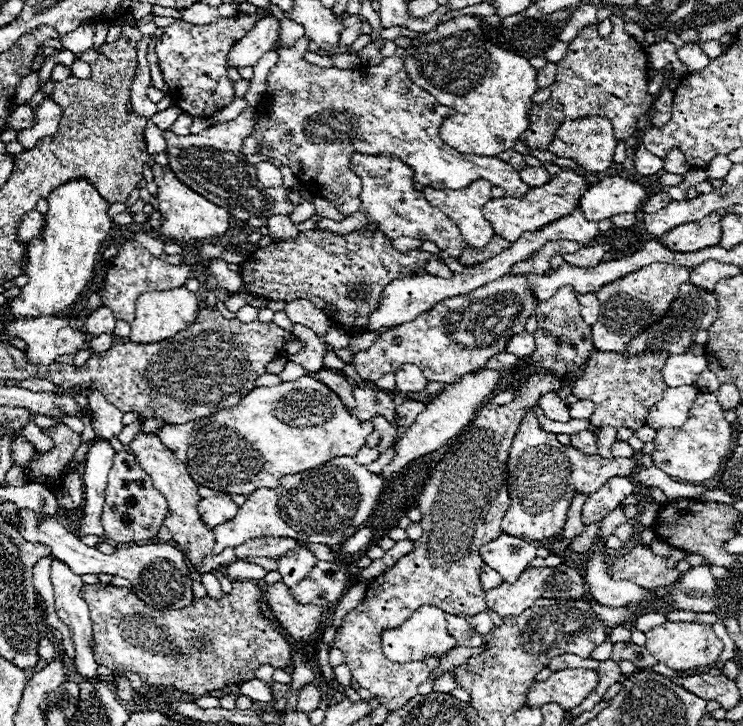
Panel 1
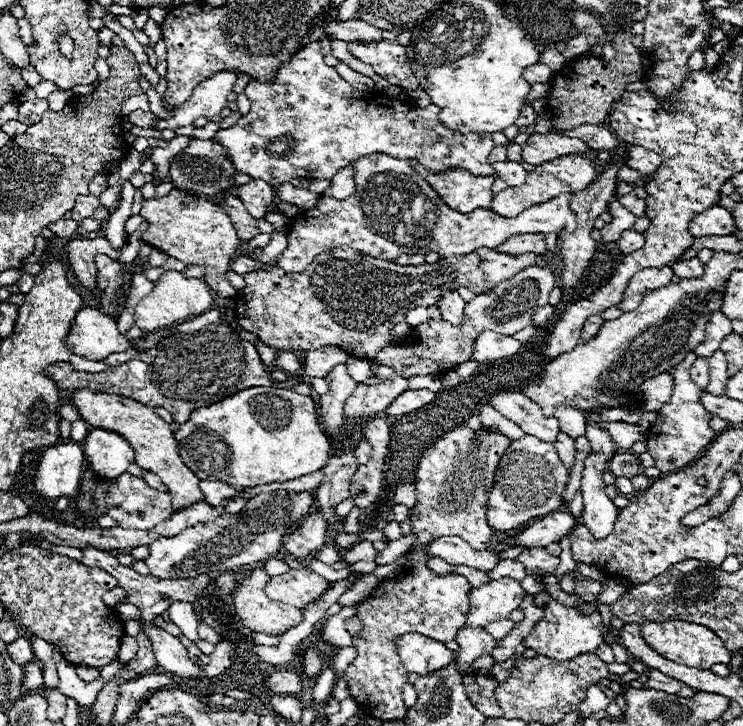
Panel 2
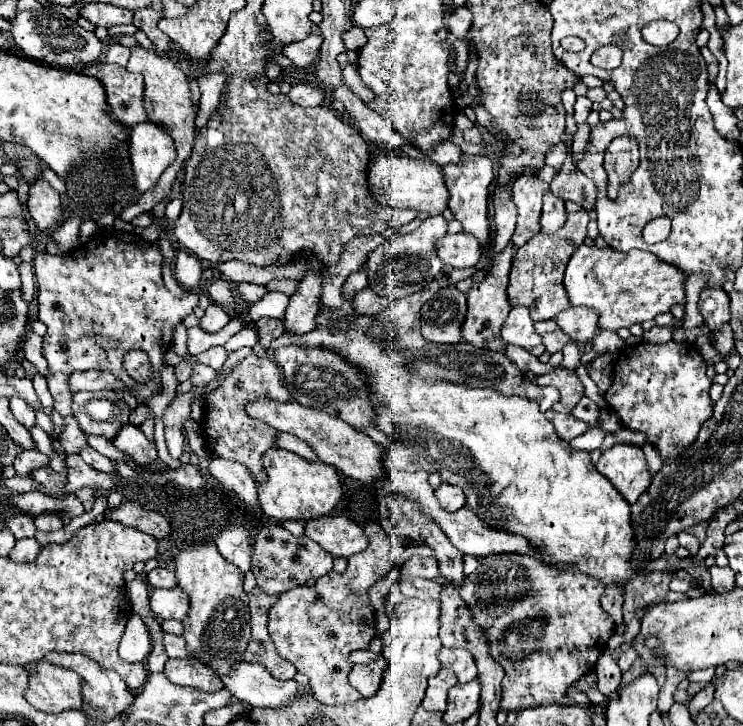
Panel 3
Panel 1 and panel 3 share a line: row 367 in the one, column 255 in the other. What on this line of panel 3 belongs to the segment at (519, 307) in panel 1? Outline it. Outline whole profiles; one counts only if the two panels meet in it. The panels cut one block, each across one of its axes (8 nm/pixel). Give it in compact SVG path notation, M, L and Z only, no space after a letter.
M250 354L244 358L238 366L234 366L220 386L212 390L204 398L204 426L202 426L202 436L204 436L204 446L212 456L220 456L226 460L236 460L248 468L256 484L266 482L266 470L262 466L262 454L270 448L278 446L278 430L274 430L270 424L252 418L246 412L248 402L256 400L276 400L276 402L290 402L292 396L288 388L282 382L282 372L276 366L274 360L270 358L260 358L256 354Z

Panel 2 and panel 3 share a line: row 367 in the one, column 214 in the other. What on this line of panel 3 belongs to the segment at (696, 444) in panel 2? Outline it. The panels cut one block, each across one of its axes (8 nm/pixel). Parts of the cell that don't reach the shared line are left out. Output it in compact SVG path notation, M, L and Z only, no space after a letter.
M170 658L164 668L166 678L178 686L192 686L204 692L222 690L222 680L196 658Z

